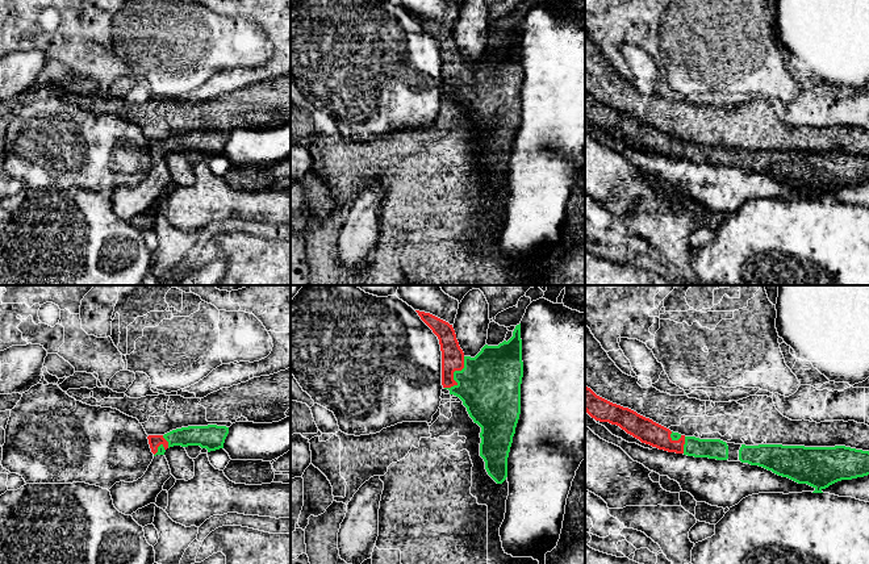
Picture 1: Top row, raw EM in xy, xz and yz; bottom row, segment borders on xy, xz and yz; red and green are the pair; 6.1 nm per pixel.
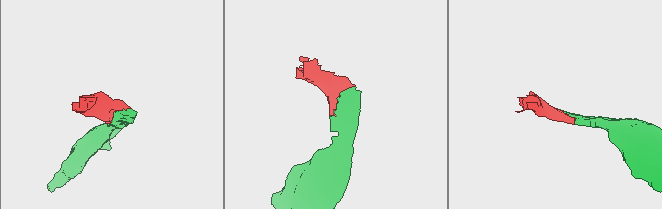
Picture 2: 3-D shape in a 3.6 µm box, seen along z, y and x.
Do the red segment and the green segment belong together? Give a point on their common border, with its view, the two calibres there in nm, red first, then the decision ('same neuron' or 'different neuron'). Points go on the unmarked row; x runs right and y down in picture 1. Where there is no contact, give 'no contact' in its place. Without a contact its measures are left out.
contact xz (452, 79); calibres 140 and 380 nm; same neuron

